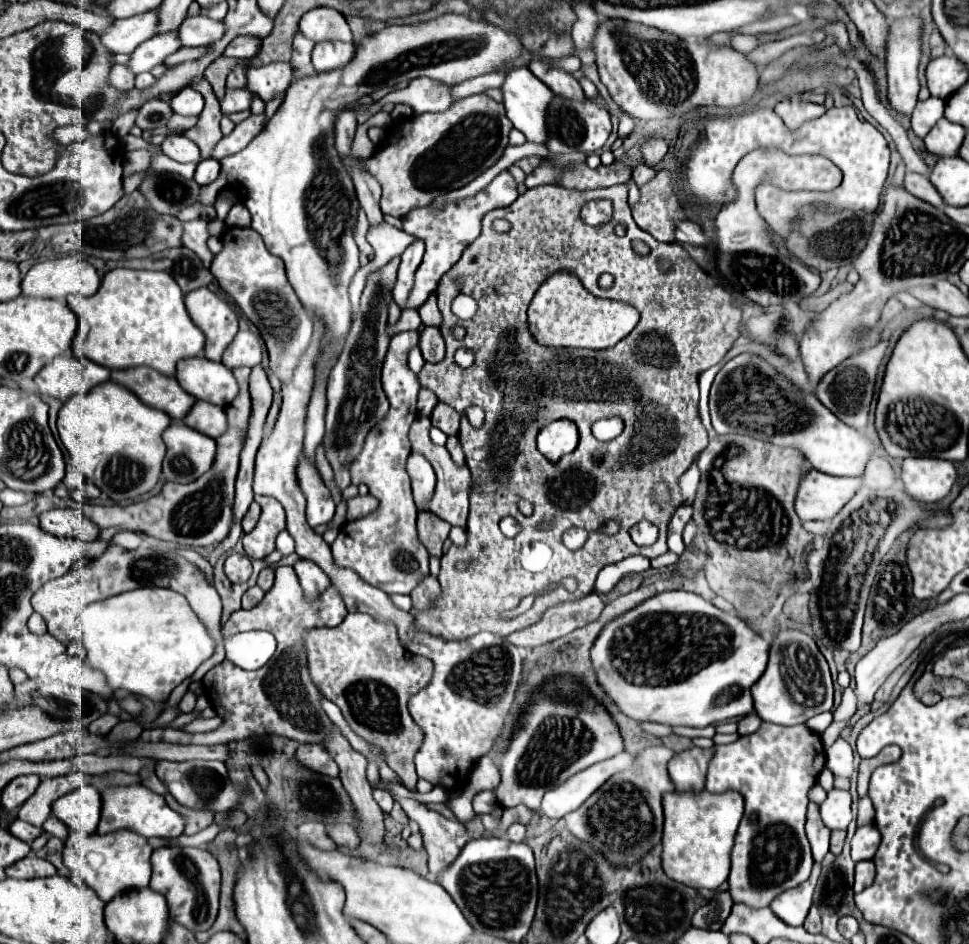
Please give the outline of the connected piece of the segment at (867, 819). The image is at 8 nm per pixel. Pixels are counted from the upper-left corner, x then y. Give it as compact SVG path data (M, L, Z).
M862 797L858 801L858 827L870 825L874 821L874 807L870 803L870 797Z

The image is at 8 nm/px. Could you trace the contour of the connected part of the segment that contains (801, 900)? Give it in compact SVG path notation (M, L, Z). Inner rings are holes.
M814 863L814 871L812 871L810 879L794 889L788 889L788 891L782 891L780 895L776 895L770 903L770 909L784 923L802 925L808 915L808 909L812 905L812 893L814 893L818 877L820 877L820 863Z

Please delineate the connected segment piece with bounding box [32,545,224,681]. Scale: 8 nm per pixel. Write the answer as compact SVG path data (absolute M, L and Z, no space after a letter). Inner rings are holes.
M112 545L100 559L90 560L78 571L68 571L66 575L44 583L44 587L40 587L36 591L36 595L32 595L32 607L46 621L48 633L54 635L56 639L60 639L62 643L68 643L72 639L82 637L78 615L86 605L90 605L94 601L102 601L102 599L118 595L118 593L124 593L124 591L140 589L140 587L168 587L168 589L184 595L188 599L192 611L196 611L200 621L206 625L210 637L216 641L214 655L204 665L198 667L198 671L192 675L194 681L200 681L210 667L224 661L224 645L222 645L222 635L220 635L220 613L222 613L220 597L218 597L216 589L206 583L200 569L194 563L190 563L188 559L184 559L182 555L178 555L176 551L162 553L162 551L148 549L148 547L138 547L134 551L126 551L118 545Z

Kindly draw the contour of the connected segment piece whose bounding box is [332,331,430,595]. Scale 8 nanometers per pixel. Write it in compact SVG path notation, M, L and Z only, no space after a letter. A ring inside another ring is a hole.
M404 331L392 337L382 367L382 387L390 401L390 411L376 429L368 433L362 453L350 467L351 483L357 486L364 483L368 493L376 497L380 505L376 513L346 523L346 537L342 537L340 531L332 543L332 557L338 567L354 569L362 581L388 595L410 595L410 591L420 583L420 577L426 579L430 573L428 551L416 533L416 505L410 489L410 477L406 473L406 459L412 450L408 429L418 416L416 403L420 391L418 377L408 367L408 353L414 345L418 345L418 331Z

